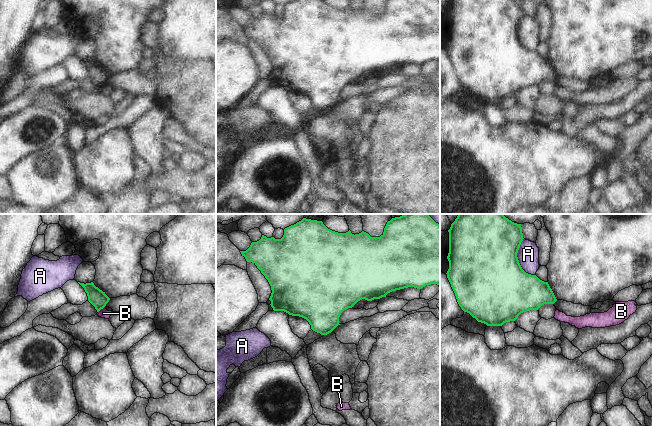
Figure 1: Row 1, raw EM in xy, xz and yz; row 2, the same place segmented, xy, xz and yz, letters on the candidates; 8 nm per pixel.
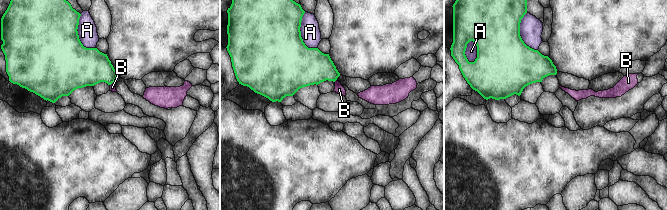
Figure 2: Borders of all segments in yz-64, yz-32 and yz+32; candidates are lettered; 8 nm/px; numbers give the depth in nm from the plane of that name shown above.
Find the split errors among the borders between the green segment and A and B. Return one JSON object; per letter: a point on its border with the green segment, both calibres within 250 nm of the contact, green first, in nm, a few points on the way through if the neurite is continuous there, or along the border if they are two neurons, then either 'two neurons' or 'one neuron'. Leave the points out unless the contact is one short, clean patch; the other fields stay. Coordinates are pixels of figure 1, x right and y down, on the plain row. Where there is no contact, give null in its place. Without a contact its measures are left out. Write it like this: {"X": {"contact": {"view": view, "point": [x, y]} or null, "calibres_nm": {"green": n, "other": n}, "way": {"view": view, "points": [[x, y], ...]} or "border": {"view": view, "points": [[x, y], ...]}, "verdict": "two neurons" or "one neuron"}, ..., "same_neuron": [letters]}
{"A": {"contact": {"view": "yz", "point": [517, 35]}, "calibres_nm": {"green": 500, "other": 180}, "verdict": "two neurons"}, "B": {"contact": {"view": "xy", "point": [101, 84]}, "calibres_nm": {"green": 140, "other": 80}, "border": {"view": "xy", "points": [[105, 81], [98, 88]]}, "verdict": "two neurons"}, "same_neuron": []}

